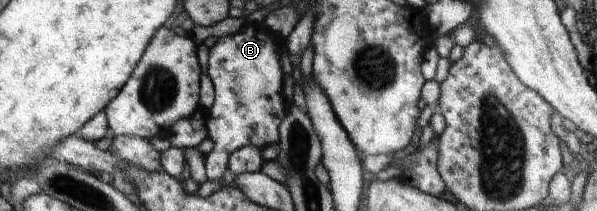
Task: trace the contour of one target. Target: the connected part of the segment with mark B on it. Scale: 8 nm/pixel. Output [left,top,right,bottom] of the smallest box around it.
[205,23,288,180]

